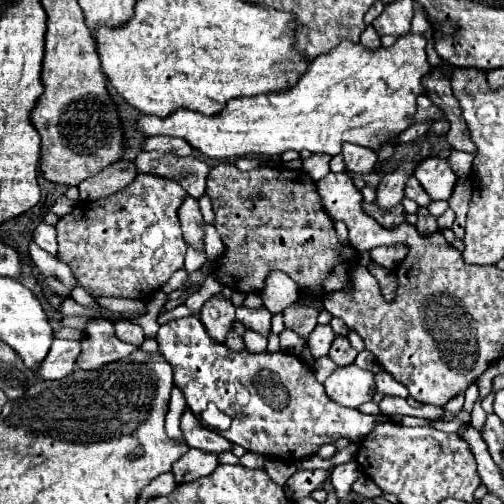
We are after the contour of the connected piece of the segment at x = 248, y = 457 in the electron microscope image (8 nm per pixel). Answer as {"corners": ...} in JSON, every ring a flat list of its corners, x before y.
{"corners":[[246,452,240,458,240,462,242,462,242,466,248,466,252,470,262,470,264,468,264,458,262,456,256,456,256,454,250,454,250,452]]}

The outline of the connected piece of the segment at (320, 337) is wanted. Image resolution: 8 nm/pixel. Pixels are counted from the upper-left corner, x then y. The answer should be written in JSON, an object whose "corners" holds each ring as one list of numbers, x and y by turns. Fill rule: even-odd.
{"corners":[[318,324,314,328,314,332,310,334,310,338,308,338,308,348,310,348,312,358,318,360,318,358,326,356,328,350,330,350,330,344,334,342,334,338,336,338,336,334,332,332,330,324,326,324,326,326,320,326]]}

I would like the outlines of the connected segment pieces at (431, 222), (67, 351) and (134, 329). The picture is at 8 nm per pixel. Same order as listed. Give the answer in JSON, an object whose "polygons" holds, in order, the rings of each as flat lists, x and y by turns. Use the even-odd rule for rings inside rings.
{"polygons":[[[420,208,420,210,418,210,418,224,416,224,416,230,418,230,422,236,430,236,430,234,438,232,436,218,432,218,426,208]],[[54,340,42,368,38,368,38,378,42,380,62,380,76,368,76,356,80,354,78,340]],[[118,320,116,322,116,336,132,346,140,346,144,342,144,330,132,320]]]}

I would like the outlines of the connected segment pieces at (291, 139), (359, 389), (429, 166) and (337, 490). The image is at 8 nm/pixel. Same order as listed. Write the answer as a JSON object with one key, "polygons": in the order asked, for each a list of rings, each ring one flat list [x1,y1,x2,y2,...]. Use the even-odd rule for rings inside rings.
{"polygons":[[[404,34,404,36,398,36,398,40,390,46,390,48,384,48,380,46,378,50,368,50,360,44,350,44,350,42,342,42,338,48,314,58,308,66,308,72,298,80,296,86,292,86,290,90,286,92,272,92,272,94,260,94,260,96,250,96,250,98,238,98,238,100,230,100,226,104,226,108,222,110,222,114,216,114,216,116,202,116,200,112,190,112,190,110,176,110,172,116,168,118,158,118,158,116,150,116,150,114,140,114,138,116,138,126,142,132,150,134,150,136,158,136,158,134,168,134,168,136,180,136,184,140,190,142,190,146,194,146,198,152,202,152,204,156,208,158,218,158,218,160,224,160,224,158,242,158,242,156,248,156,248,158,272,158,272,156,280,156,282,152,286,150,310,150,312,154,330,154,330,156,336,156,340,154,340,148,344,142,350,142,350,144,358,144,358,146,364,146,364,148,370,148,374,152,378,152,384,144,392,144,396,146,398,144,398,136,412,124,412,116,414,116,414,108,416,108,416,96,418,94,426,94,426,88,422,88,422,76,426,76,426,72,430,72,430,62,428,62,428,56,426,56,426,38,424,34]],[[356,364,338,368,326,382,326,394,348,408,358,408,364,402,370,402,376,394,374,374,358,368]],[[426,158,416,168,414,176,432,200,448,200,456,184,456,172,446,158]],[[354,460,342,464,342,466,336,466,332,470,332,476,330,476,330,482,332,482,332,488,334,488,334,494,340,500,344,500,350,490,352,490,352,484,362,476,362,470,358,468,358,464]]]}

